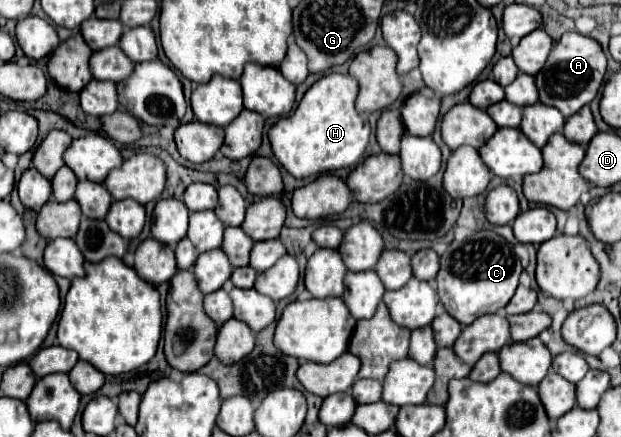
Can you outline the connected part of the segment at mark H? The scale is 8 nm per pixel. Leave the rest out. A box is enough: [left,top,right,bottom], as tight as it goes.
[268,73,370,179]

